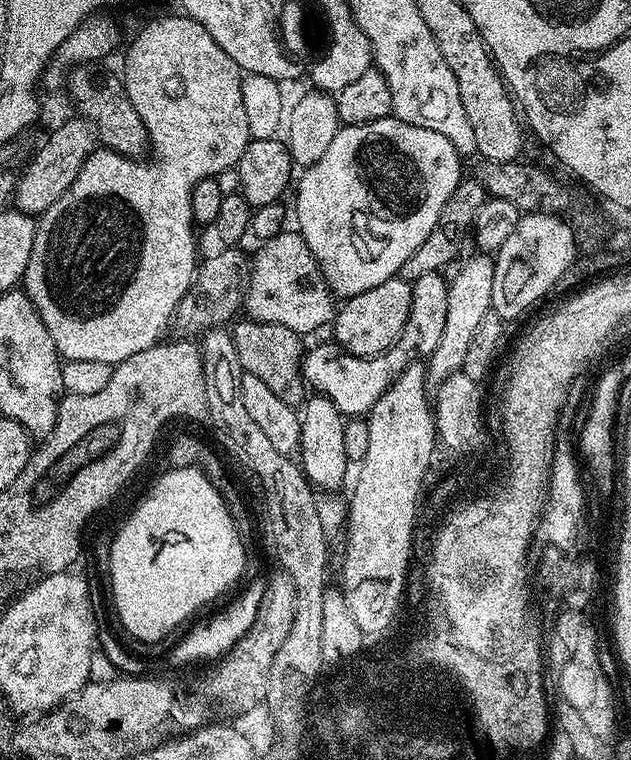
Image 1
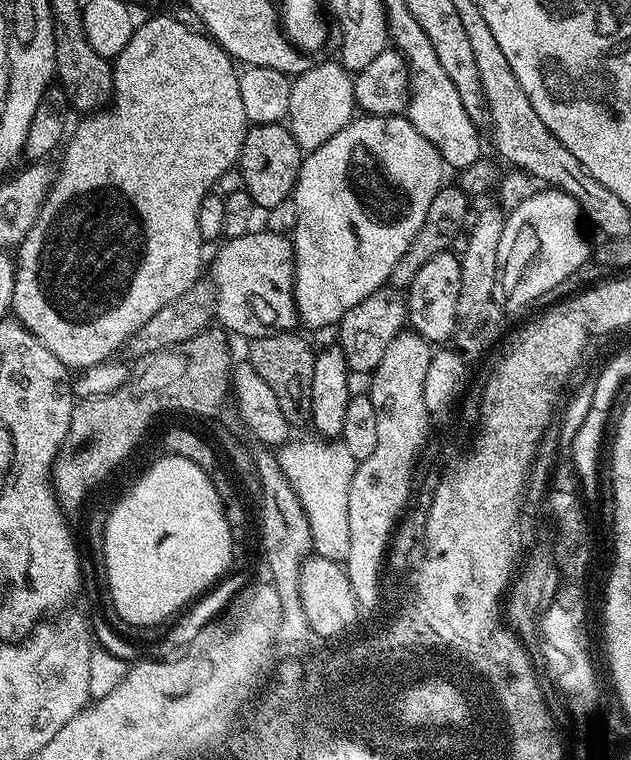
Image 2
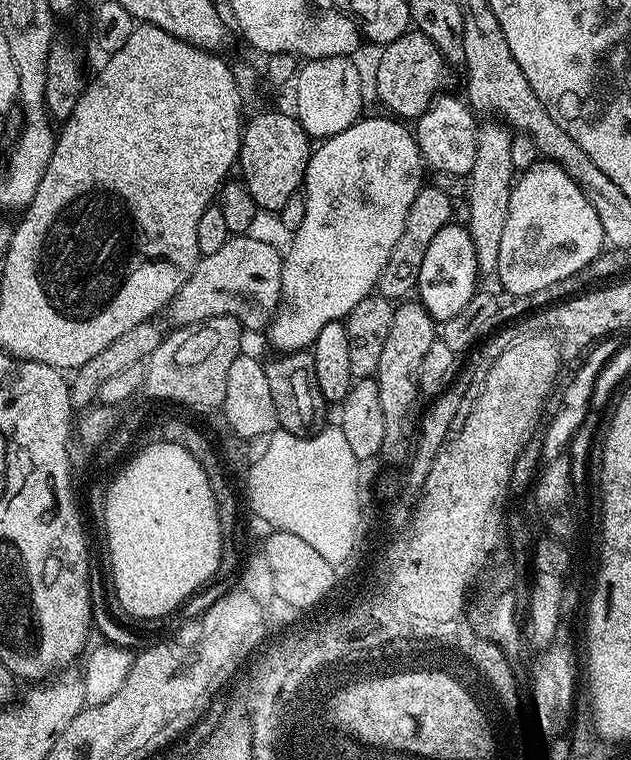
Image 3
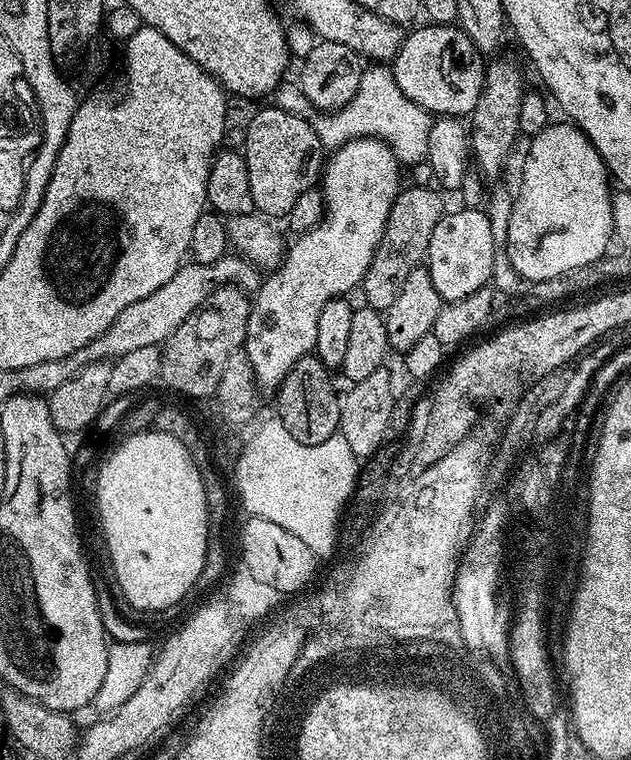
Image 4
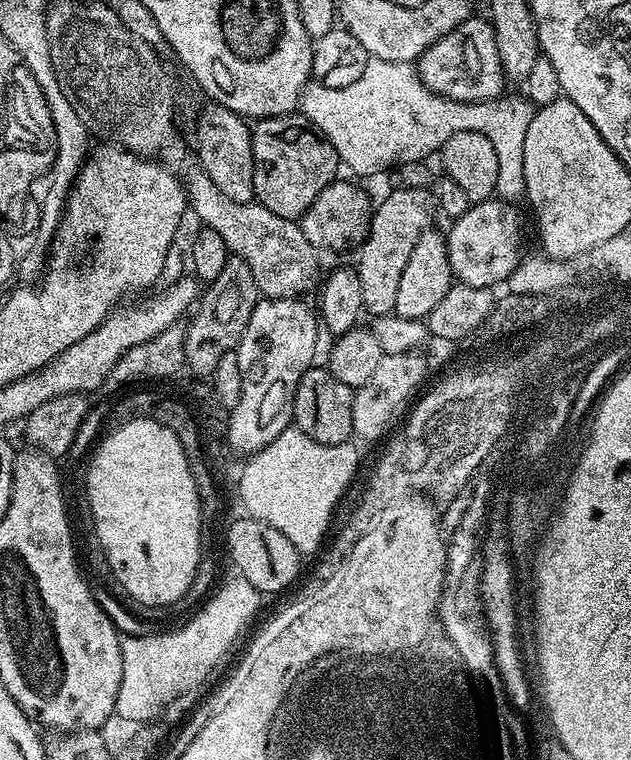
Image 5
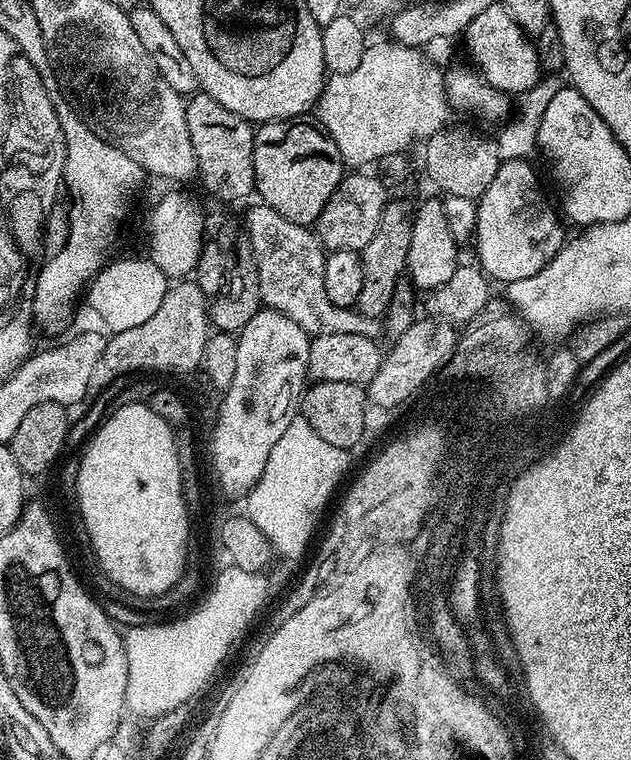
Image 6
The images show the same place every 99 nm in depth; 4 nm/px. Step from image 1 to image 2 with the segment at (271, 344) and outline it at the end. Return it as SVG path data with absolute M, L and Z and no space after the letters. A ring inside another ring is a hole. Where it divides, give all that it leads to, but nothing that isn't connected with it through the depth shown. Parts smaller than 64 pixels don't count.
M289 330L286 332L275 332L269 336L260 336L247 345L247 363L258 370L258 375L266 381L266 386L278 398L278 407L286 416L286 422L290 426L296 424L307 425L312 419L310 414L310 378L314 378L314 362L316 352L302 337L299 331Z

